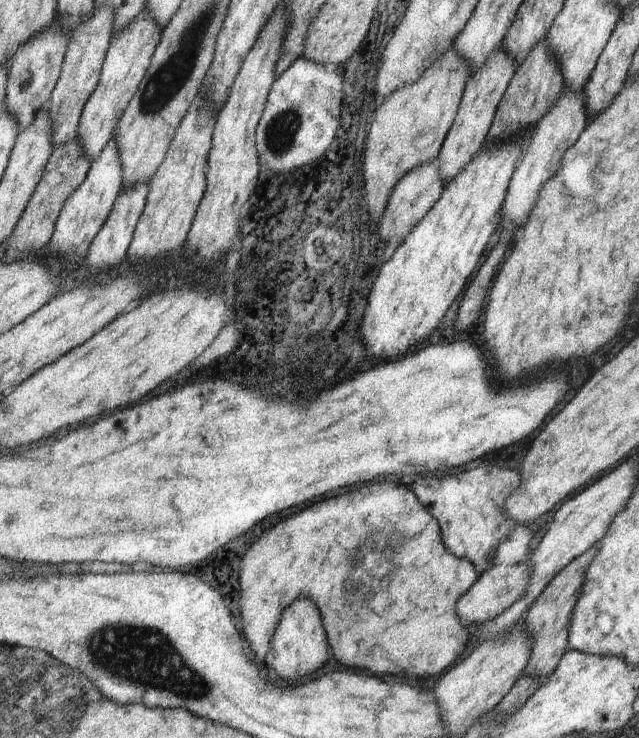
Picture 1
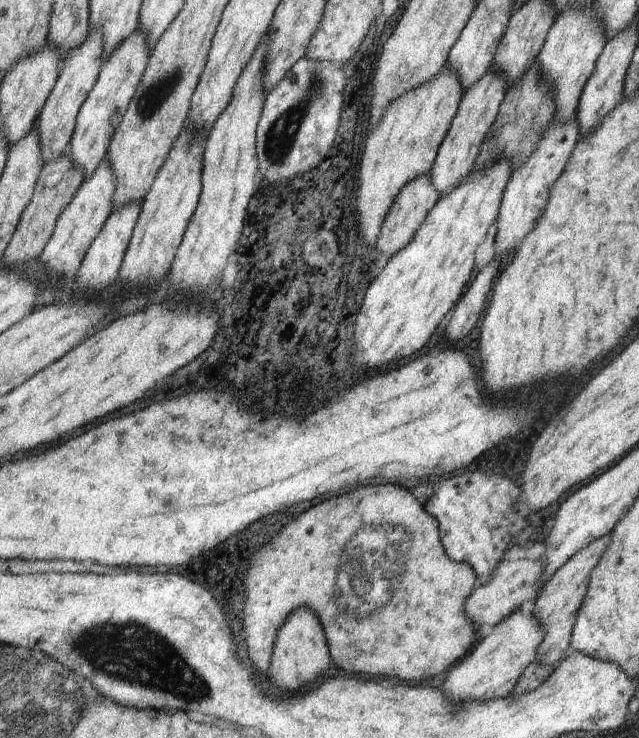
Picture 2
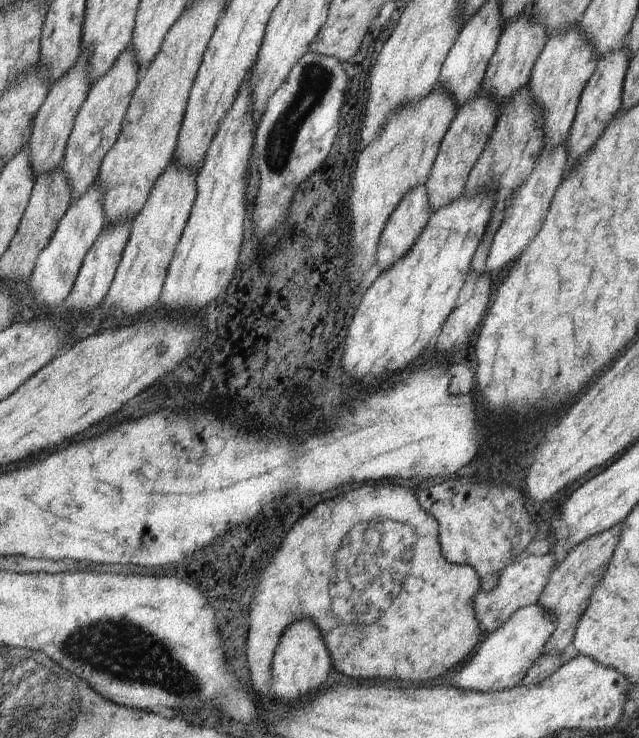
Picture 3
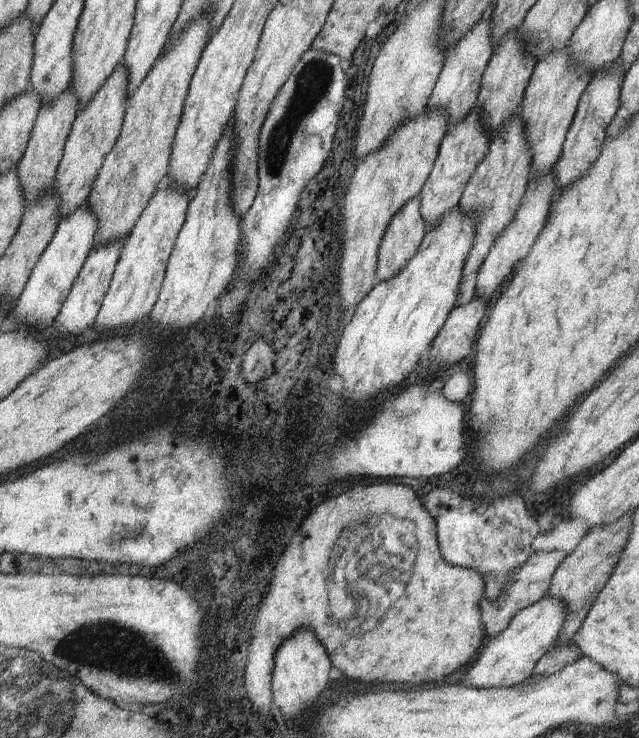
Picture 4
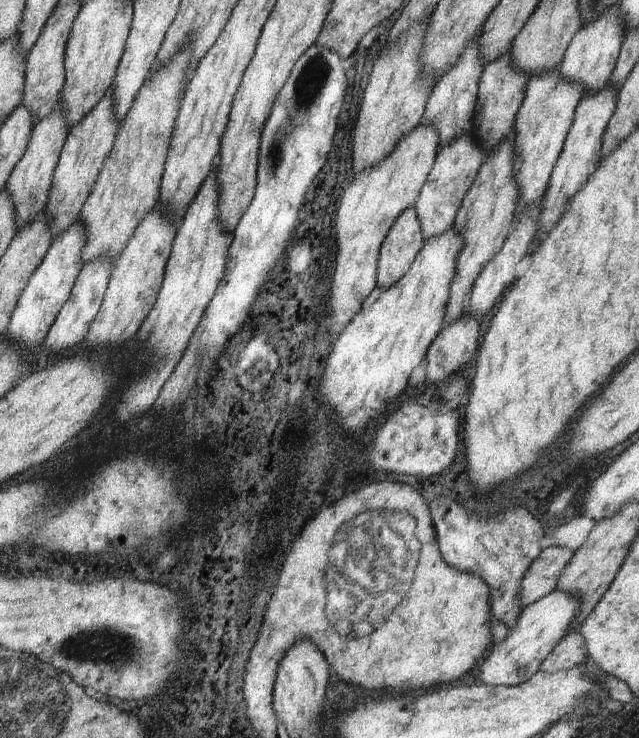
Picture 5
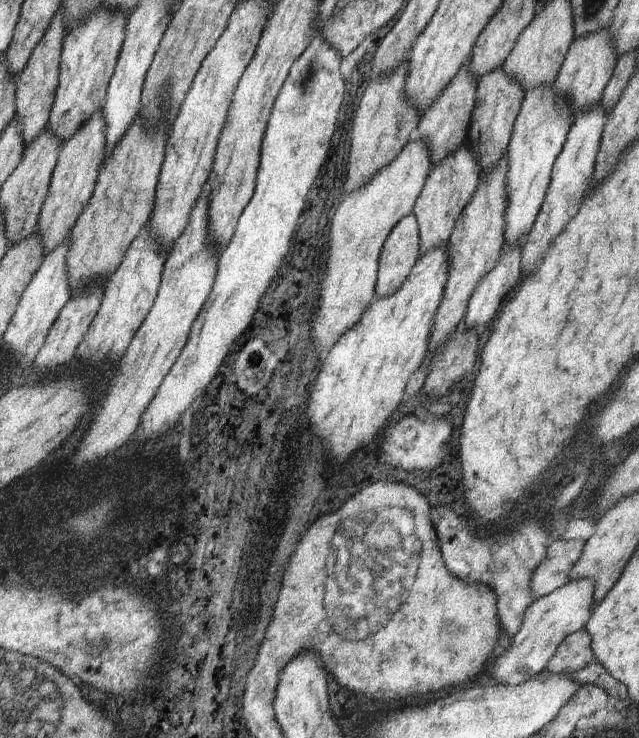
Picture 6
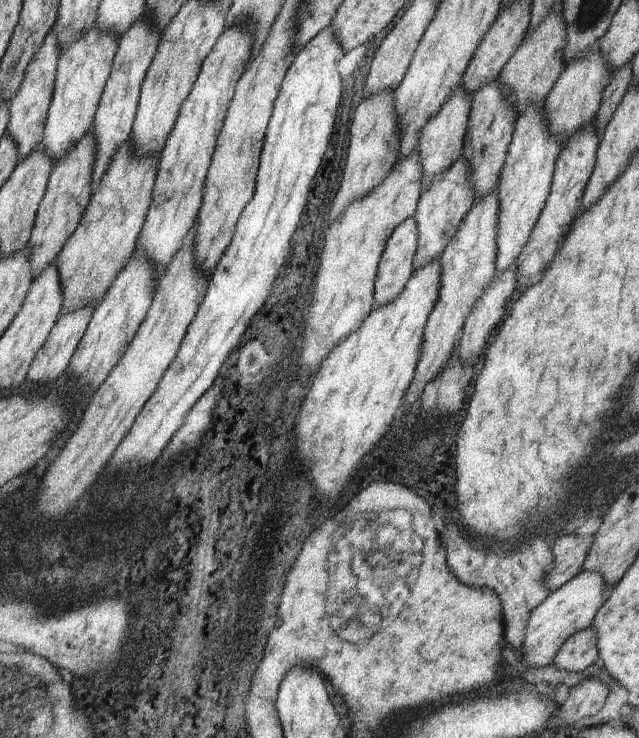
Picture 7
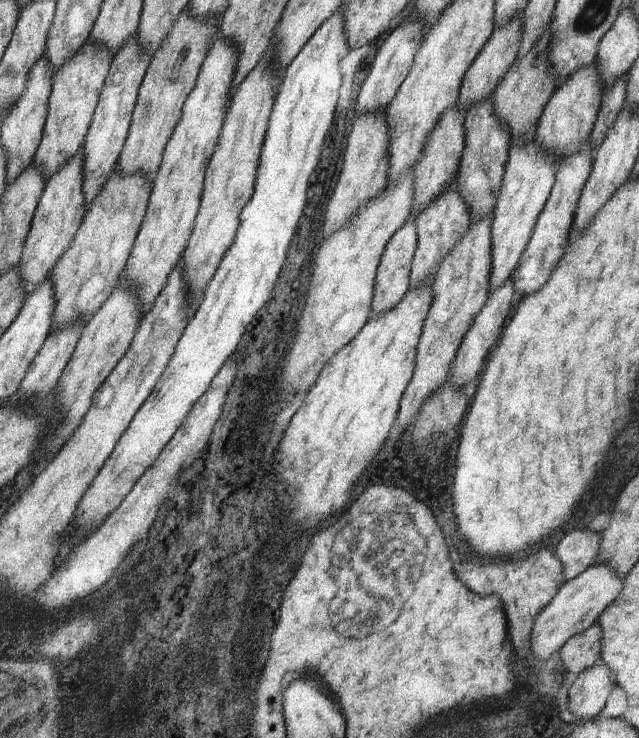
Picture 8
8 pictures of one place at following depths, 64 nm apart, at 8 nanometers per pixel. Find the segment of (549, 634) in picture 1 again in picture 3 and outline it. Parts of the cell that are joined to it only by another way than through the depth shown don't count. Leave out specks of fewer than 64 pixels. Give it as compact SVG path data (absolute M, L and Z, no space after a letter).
M623 521L617 522L615 526L599 532L599 534L593 534L589 538L581 540L579 544L575 544L565 554L563 560L556 563L551 574L549 574L547 584L543 587L543 592L539 595L537 603L539 606L545 606L555 616L556 629L550 640L546 642L542 654L555 656L555 654L570 651L570 642L574 638L577 622L579 622L579 618L583 616L584 610L588 607L591 591L595 588L595 584L599 582L605 568L607 568L615 546L619 544L619 535L623 523Z

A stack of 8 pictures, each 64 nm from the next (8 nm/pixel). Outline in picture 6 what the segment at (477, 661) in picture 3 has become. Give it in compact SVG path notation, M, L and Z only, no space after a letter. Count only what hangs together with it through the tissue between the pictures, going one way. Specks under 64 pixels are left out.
M589 578L567 581L549 594L538 596L534 604L526 610L522 618L522 628L510 638L511 646L504 653L497 652L486 676L497 683L503 682L508 685L520 685L535 677L540 670L546 668L547 662L555 654L563 638L576 630L581 630L587 624L593 608L591 604L593 582Z

